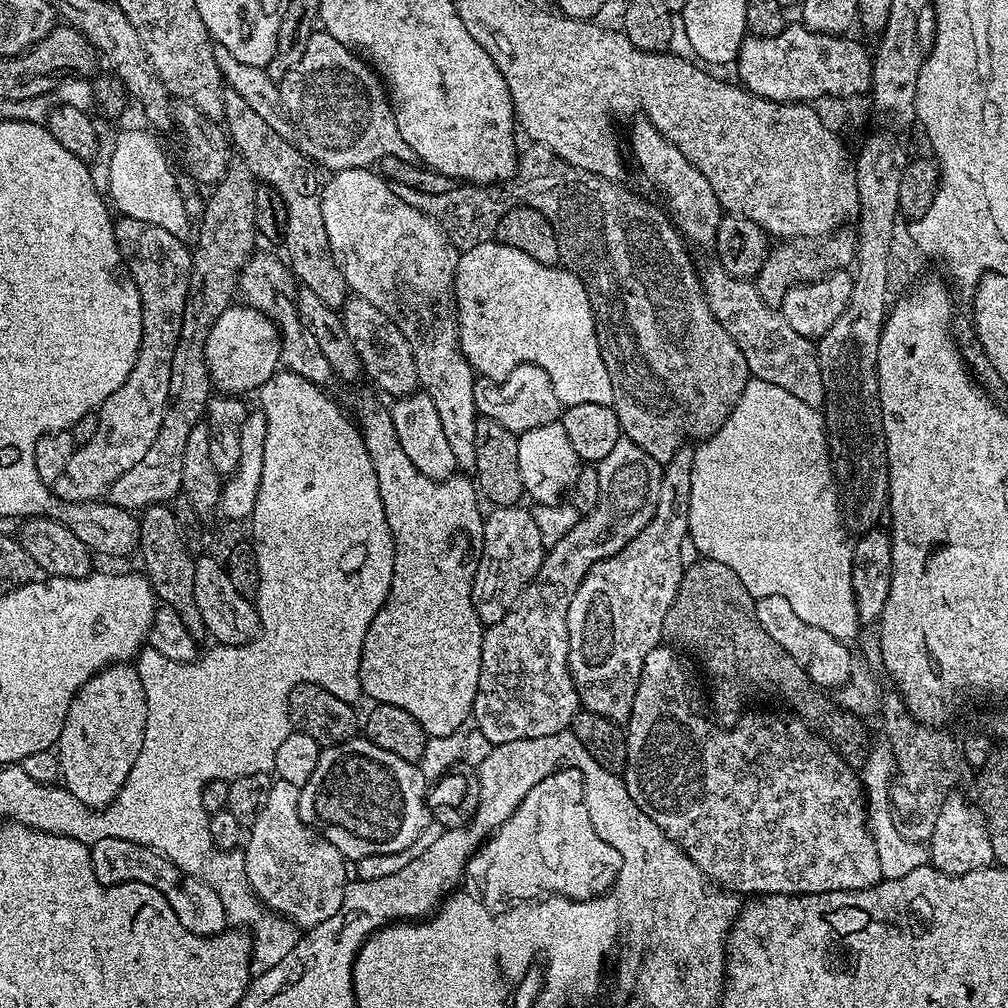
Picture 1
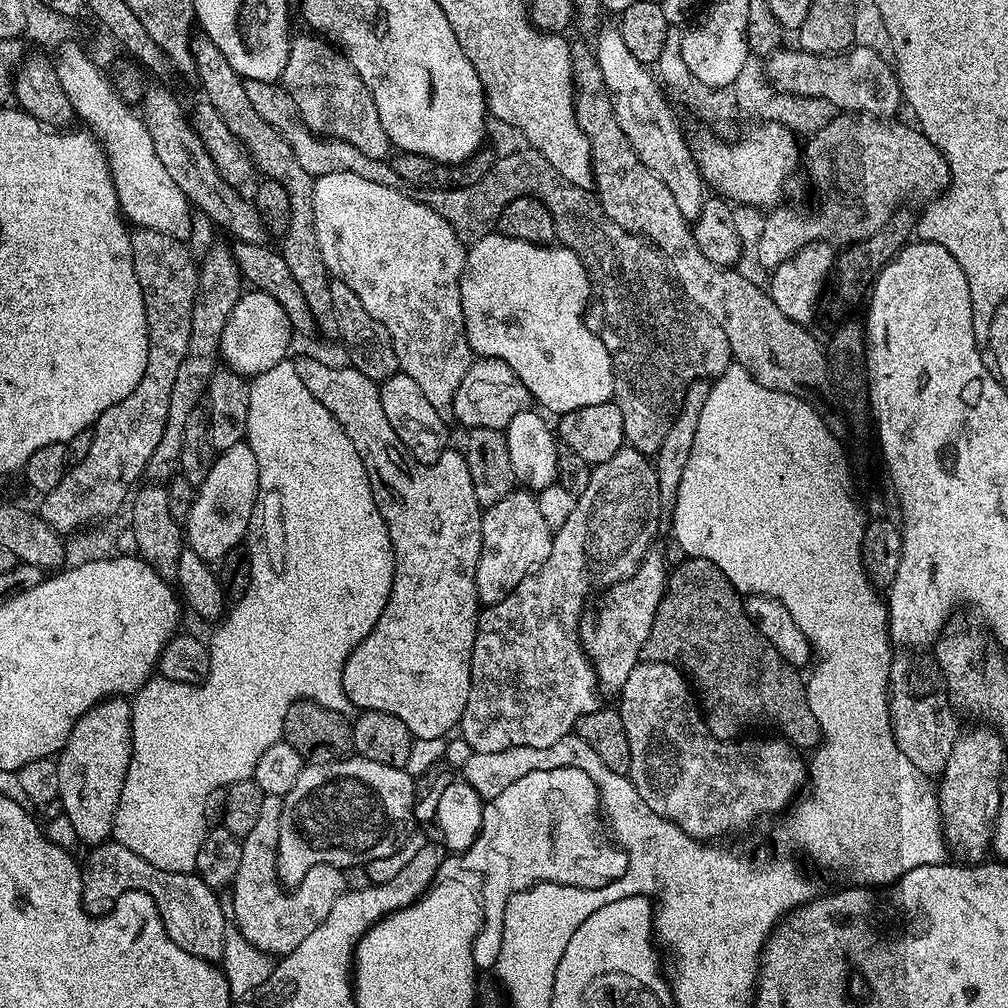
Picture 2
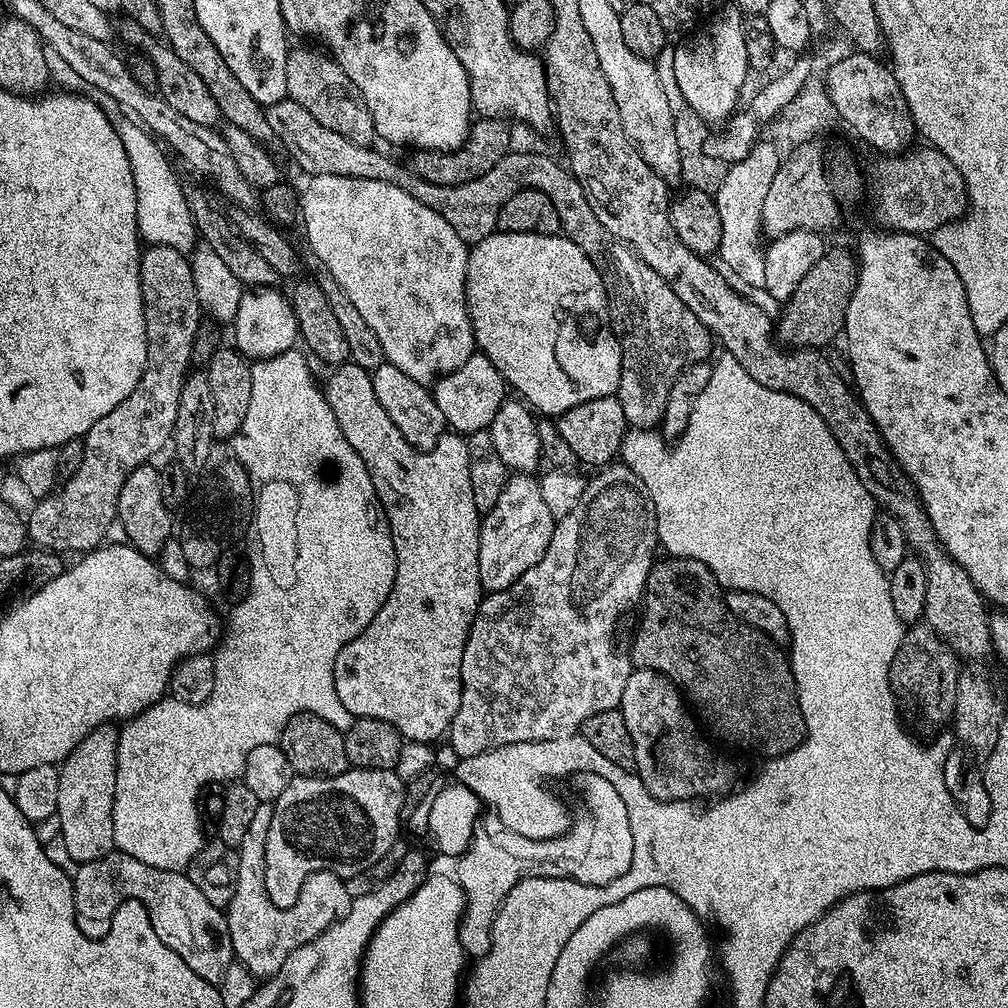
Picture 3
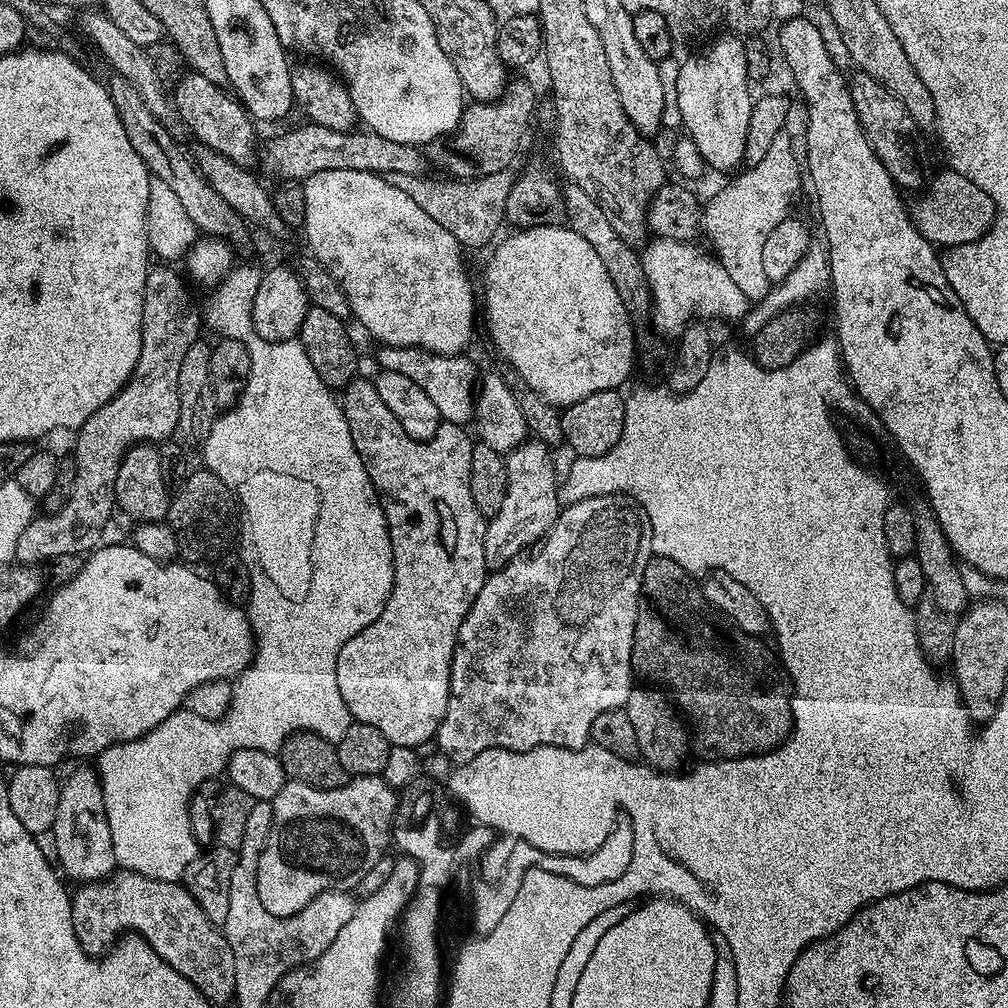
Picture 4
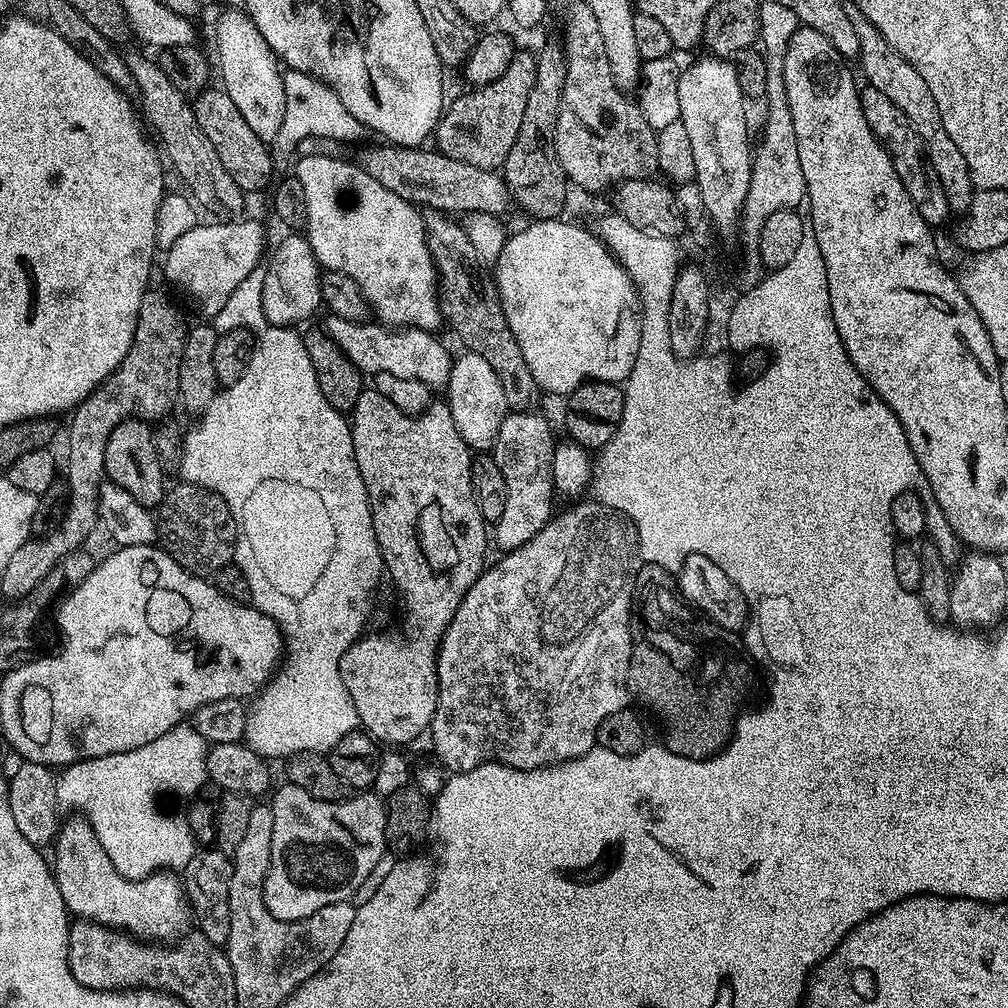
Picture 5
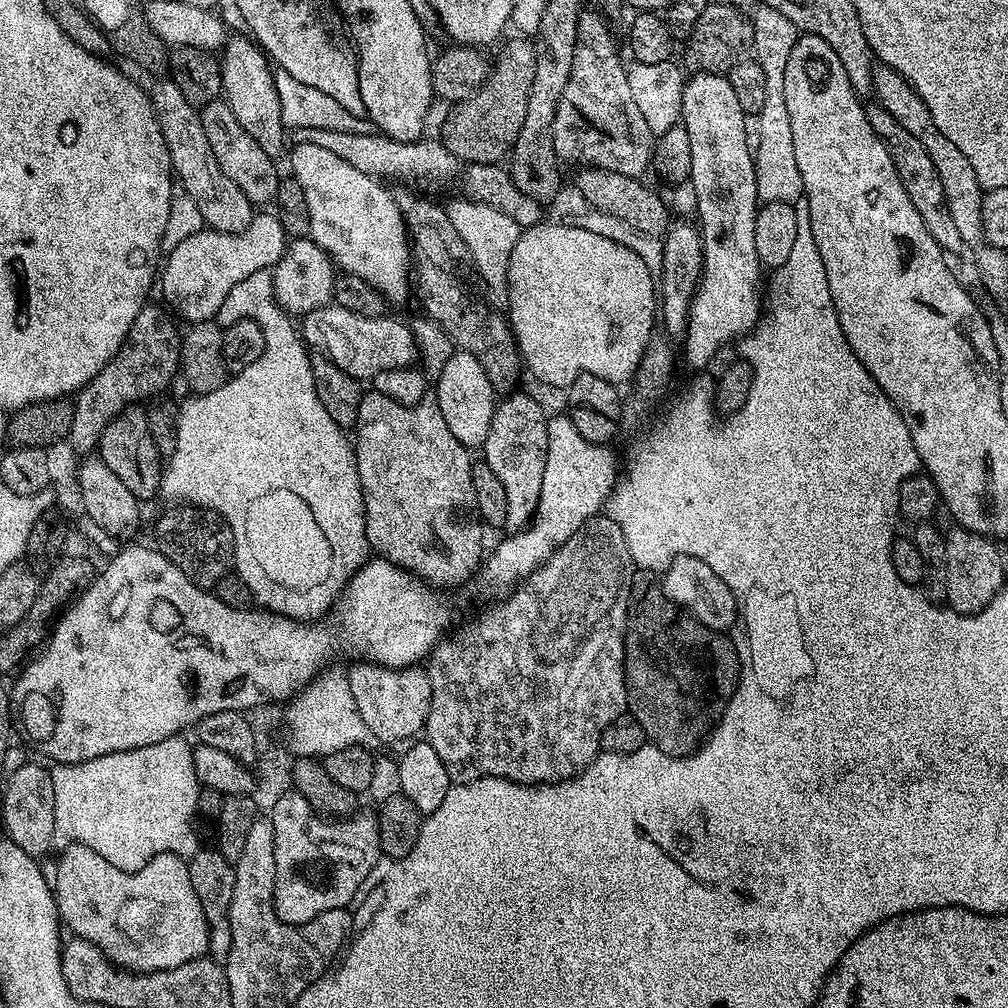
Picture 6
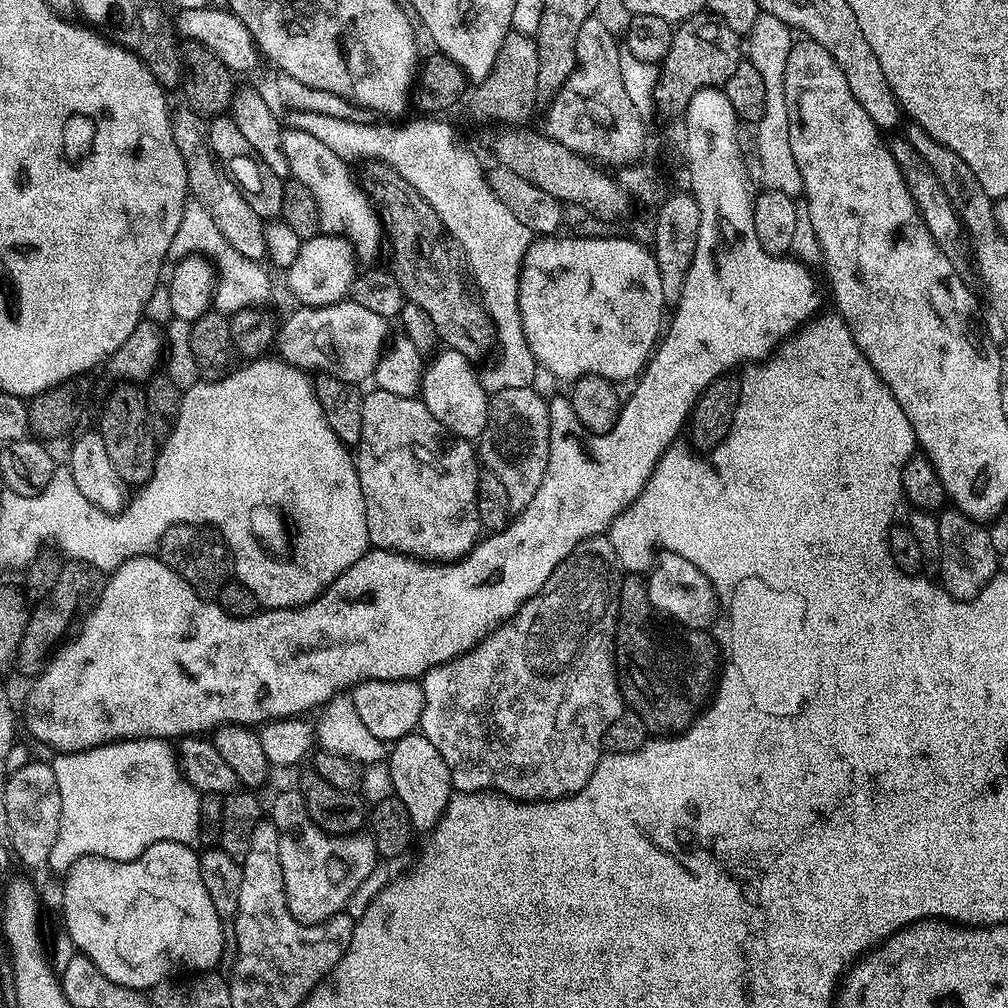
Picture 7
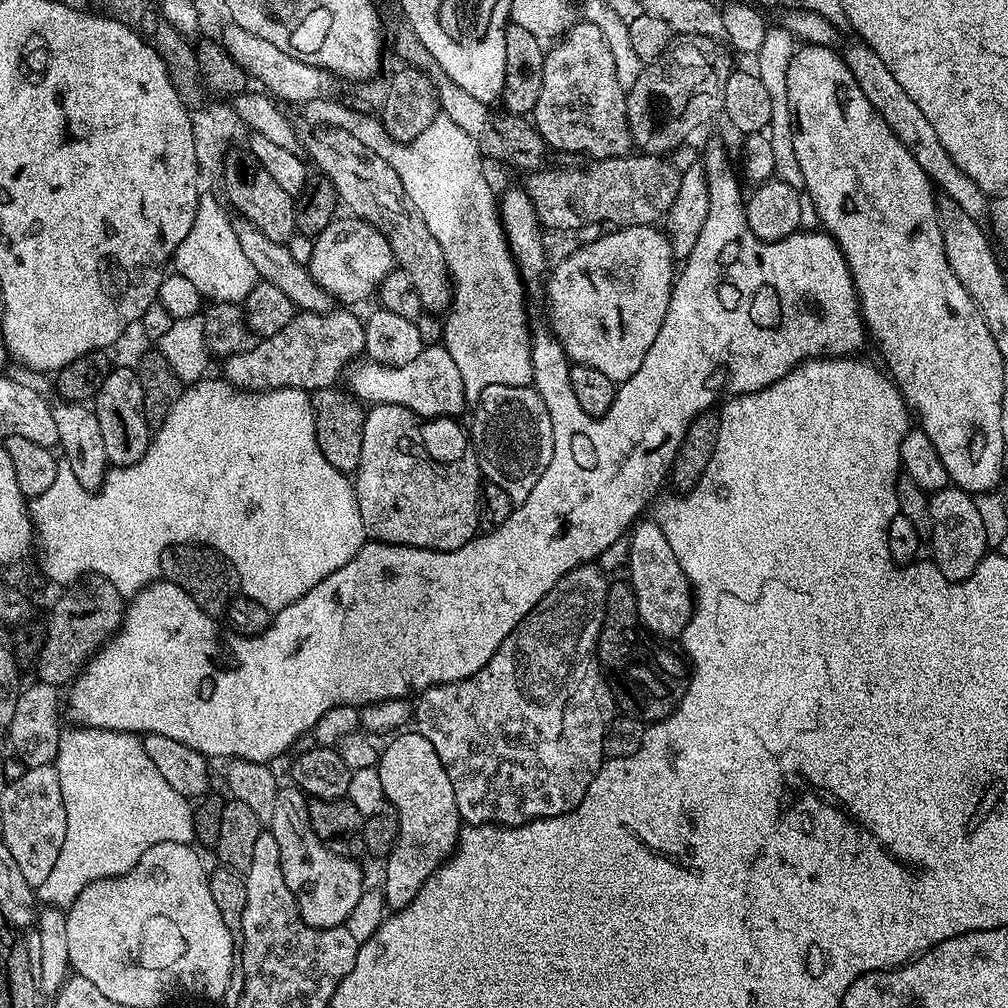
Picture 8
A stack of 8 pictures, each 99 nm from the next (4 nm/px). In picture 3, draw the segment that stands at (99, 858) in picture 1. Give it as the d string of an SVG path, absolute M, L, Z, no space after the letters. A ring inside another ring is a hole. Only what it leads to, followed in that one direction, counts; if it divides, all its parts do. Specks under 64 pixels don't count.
M119 850L108 852L101 860L81 864L75 870L77 872L72 876L74 910L82 934L99 940L110 930L120 904L126 900L140 900L146 906L158 938L162 938L162 942L166 942L166 946L170 946L170 950L174 950L174 954L178 954L198 978L219 985L220 979L228 973L228 967L234 962L234 953L227 915L214 907L210 898L190 882L187 874L146 866L146 862L138 862L138 858L130 858L130 854Z

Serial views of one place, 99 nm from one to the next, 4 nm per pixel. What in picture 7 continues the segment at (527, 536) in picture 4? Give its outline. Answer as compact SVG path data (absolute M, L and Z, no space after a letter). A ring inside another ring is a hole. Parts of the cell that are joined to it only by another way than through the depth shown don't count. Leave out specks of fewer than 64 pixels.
M535 387L498 390L488 398L488 421L478 441L478 460L487 471L494 473L498 482L506 489L506 498L510 498L513 513L522 511L538 494L542 478L546 474L546 462L550 458L550 414L548 400L535 392Z

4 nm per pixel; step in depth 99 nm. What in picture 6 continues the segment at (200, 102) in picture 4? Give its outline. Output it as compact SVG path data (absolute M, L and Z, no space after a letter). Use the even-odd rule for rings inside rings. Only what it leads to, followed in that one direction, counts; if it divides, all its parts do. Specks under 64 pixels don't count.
M221 98L210 102L205 108L199 109L199 114L202 130L206 130L206 142L210 142L210 150L214 150L214 158L218 158L218 166L224 171L226 178L230 178L230 182L237 184L242 194L246 194L246 198L253 206L271 205L276 199L278 186L282 179L281 173L276 173L276 168L272 165L275 164L273 157L268 156L266 150L262 150L262 146L258 146L258 142L254 142L254 138L246 134L246 130L242 130L242 122L234 118L234 110L230 110L227 100Z

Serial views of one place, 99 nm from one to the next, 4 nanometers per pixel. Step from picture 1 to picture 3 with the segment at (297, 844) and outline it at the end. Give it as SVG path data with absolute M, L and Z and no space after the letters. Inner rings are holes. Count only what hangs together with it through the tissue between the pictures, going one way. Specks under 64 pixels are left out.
M261 802L258 811L246 830L239 846L238 878L234 886L234 898L226 909L228 933L235 959L250 969L257 978L267 978L280 969L282 962L298 946L311 944L324 932L329 931L335 920L348 915L354 906L354 896L348 893L343 879L332 872L315 872L304 879L300 897L289 908L279 908L270 902L264 881L266 862L266 834L270 834L272 804Z

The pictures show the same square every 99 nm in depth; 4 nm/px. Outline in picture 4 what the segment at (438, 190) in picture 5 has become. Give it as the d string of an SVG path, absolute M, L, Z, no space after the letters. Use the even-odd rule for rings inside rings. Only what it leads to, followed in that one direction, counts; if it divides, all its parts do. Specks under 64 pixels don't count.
M305 123L305 128L294 132L284 132L273 140L263 141L262 151L258 156L261 164L277 181L299 180L301 182L318 174L322 170L358 170L374 172L387 178L390 174L421 175L426 168L426 156L417 145L406 142L390 142L382 134L367 130L339 132L330 130L321 124Z

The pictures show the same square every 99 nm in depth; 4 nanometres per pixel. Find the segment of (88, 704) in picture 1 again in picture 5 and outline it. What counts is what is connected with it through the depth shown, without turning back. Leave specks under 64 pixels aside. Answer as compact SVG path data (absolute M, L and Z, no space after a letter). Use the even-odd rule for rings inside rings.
M76 814L73 820L65 819L61 823L54 841L54 849L56 848L56 864L54 860L54 871L56 873L56 881L58 882L58 890L62 890L62 902L67 906L69 913L76 918L93 919L96 923L104 923L109 927L115 927L122 930L129 930L133 935L149 938L152 940L159 940L158 938L175 937L180 927L184 924L184 919L189 919L190 912L186 907L186 897L181 881L176 880L175 875L172 874L157 874L155 876L148 876L145 880L127 880L122 874L118 874L118 870L114 870L114 862L110 862L110 854L106 854L106 850L102 850L102 842L98 842L98 834L94 832L94 826L83 815Z

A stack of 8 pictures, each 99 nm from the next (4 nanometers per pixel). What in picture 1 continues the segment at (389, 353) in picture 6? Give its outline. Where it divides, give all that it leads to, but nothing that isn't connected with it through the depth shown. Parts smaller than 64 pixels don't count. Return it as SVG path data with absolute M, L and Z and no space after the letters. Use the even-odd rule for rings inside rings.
M520 364L513 368L503 380L477 379L474 386L474 406L477 413L485 420L493 420L506 430L514 433L534 430L534 426L546 426L557 423L562 416L562 405L554 386L537 364Z

